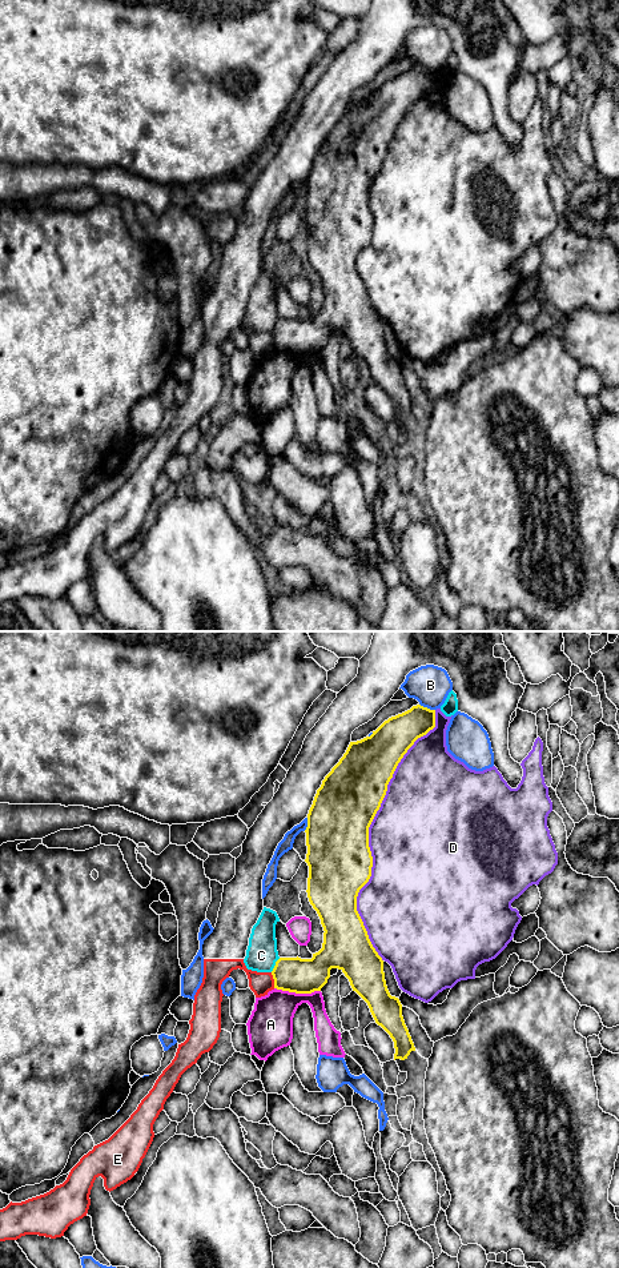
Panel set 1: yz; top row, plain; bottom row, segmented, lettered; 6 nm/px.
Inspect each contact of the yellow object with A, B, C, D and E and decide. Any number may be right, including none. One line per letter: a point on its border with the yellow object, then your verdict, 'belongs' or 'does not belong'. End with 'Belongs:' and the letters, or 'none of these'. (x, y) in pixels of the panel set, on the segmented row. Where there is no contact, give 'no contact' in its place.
A: yz (297, 992) | does not belong
B: yz (426, 707) | does not belong
C: yz (276, 964) | does not belong
D: yz (368, 834) | does not belong
E: yz (274, 980) | does not belong
Belongs: none of these

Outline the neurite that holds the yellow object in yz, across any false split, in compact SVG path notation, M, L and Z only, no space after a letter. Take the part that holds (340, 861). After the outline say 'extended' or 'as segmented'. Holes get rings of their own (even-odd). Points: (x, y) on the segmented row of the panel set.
M421 705L385 721L370 737L357 742L350 742L346 753L331 771L322 781L317 790L313 804L308 814L306 846L308 854L305 862L309 866L308 898L317 911L323 927L322 948L313 954L311 959L280 958L272 971L274 988L296 992L311 994L321 991L330 978L330 970L338 968L349 979L353 991L355 991L369 1006L370 1012L378 1026L381 1026L394 1042L394 1060L405 1060L411 1051L415 1051L414 1043L409 1034L402 1016L402 1004L398 998L391 996L383 972L383 960L373 947L363 922L357 911L357 896L359 890L371 876L373 856L369 847L369 827L381 807L386 795L387 785L393 774L414 742L426 735L435 727L435 710Z; as segmented

